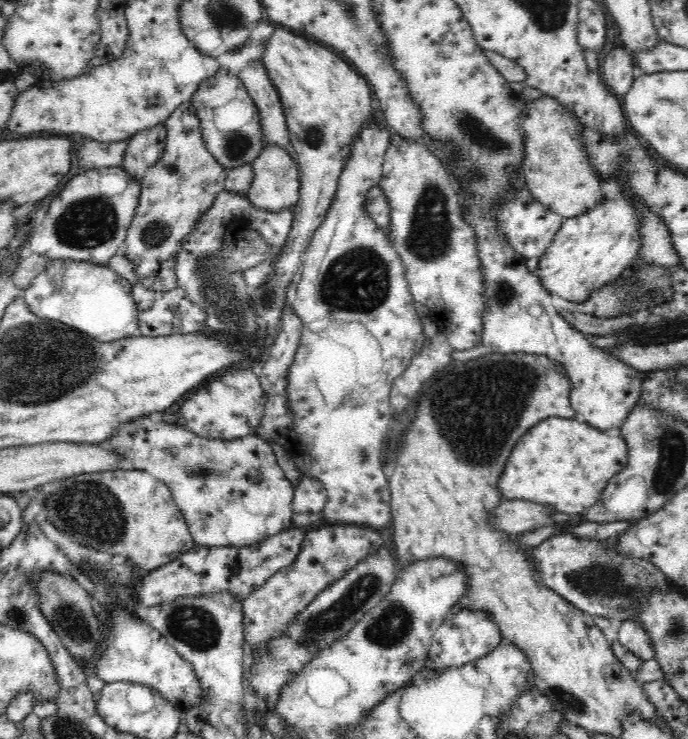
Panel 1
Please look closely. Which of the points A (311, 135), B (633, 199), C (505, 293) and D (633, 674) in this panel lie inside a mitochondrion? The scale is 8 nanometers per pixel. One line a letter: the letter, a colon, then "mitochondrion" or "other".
A: mitochondrion
B: other
C: mitochondrion
D: other

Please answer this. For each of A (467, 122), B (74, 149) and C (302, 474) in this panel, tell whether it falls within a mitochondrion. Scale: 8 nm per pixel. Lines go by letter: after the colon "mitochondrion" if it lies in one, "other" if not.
A: mitochondrion
B: other
C: other

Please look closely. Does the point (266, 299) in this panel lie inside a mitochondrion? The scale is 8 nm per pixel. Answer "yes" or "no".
yes

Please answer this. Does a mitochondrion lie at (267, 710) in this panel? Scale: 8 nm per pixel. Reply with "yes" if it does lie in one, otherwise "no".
no

